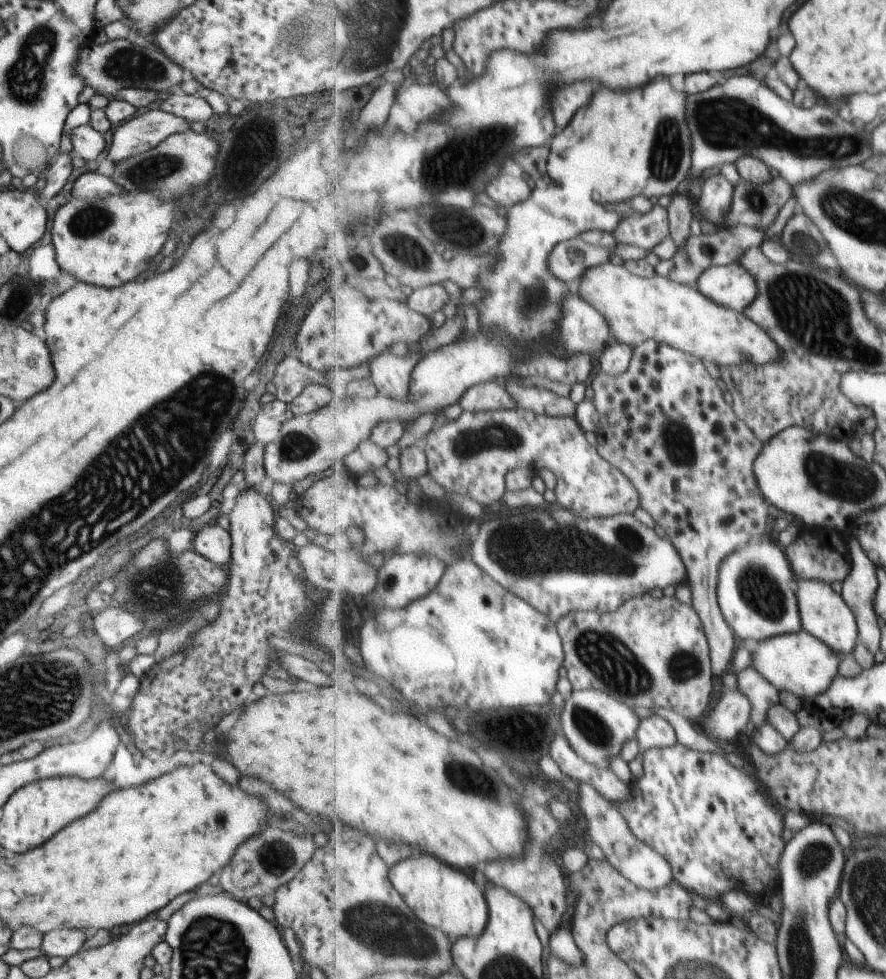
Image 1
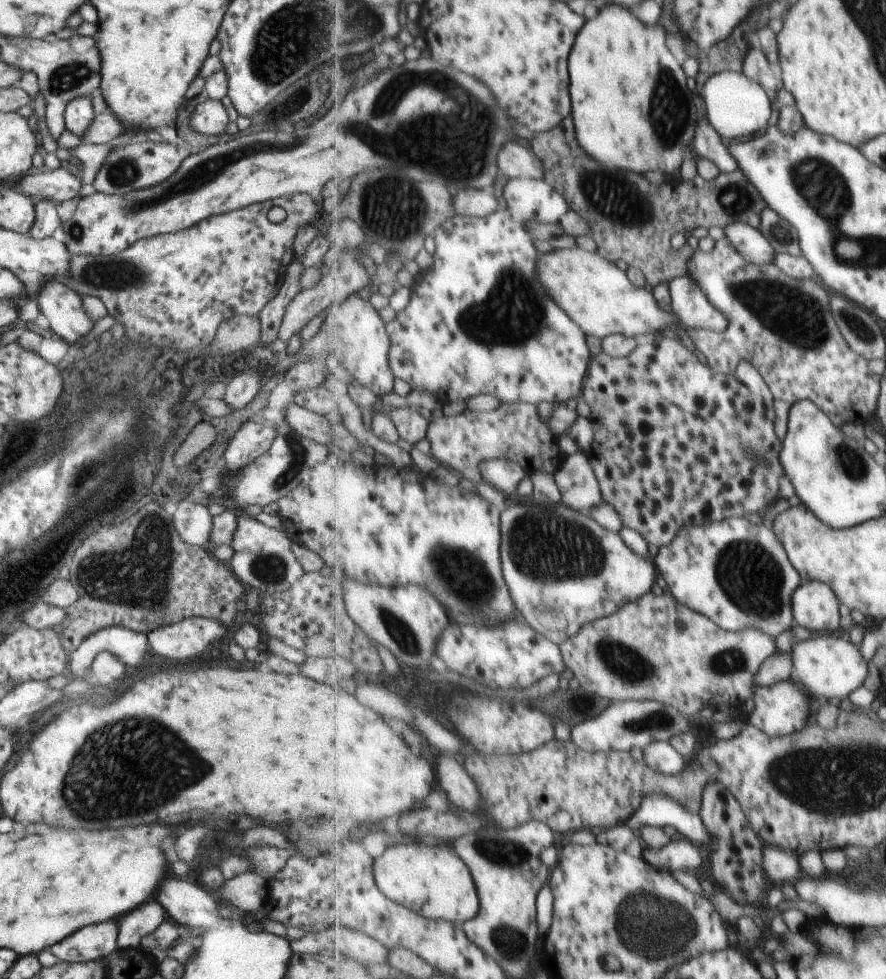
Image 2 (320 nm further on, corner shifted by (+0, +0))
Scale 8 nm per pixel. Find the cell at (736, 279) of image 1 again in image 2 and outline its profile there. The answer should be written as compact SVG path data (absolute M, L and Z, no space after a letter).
M691 274L675 278L670 284L672 311L679 316L682 327L717 333L727 330L730 320L707 298L707 292Z

